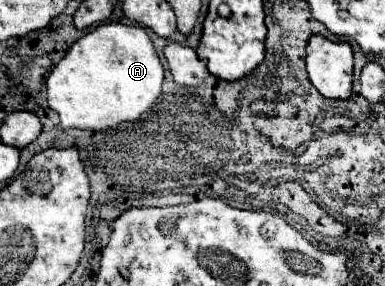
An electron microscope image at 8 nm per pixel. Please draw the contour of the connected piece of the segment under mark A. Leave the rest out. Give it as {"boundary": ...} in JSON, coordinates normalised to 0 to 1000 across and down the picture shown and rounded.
{"boundary":[[[273,80],[236,101],[205,143],[190,150],[174,192],[132,241],[117,297],[122,297],[127,374],[158,409],[164,451],[195,444],[195,451],[226,451],[226,458],[257,465],[257,458],[283,458],[288,444],[304,444],[314,430],[356,423],[377,388],[392,381],[392,367],[418,332],[423,227],[371,94],[319,87],[319,80]]]}

